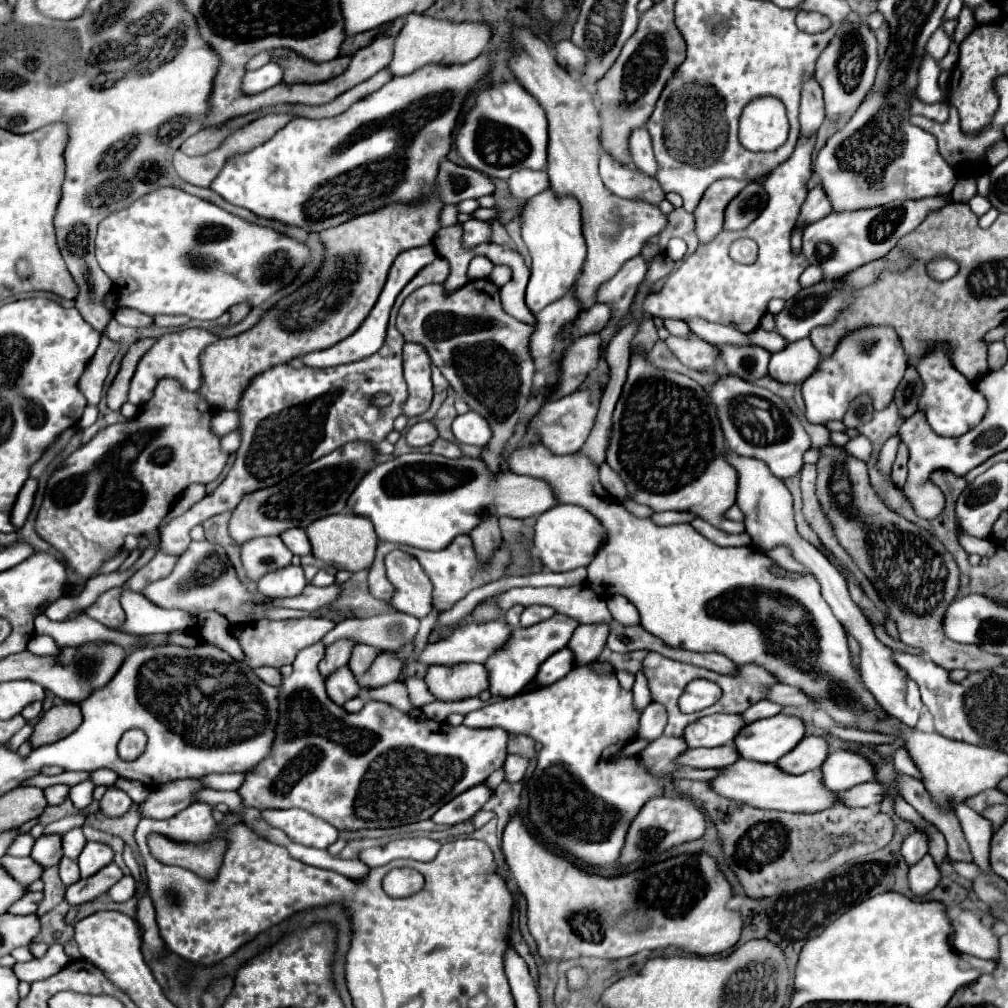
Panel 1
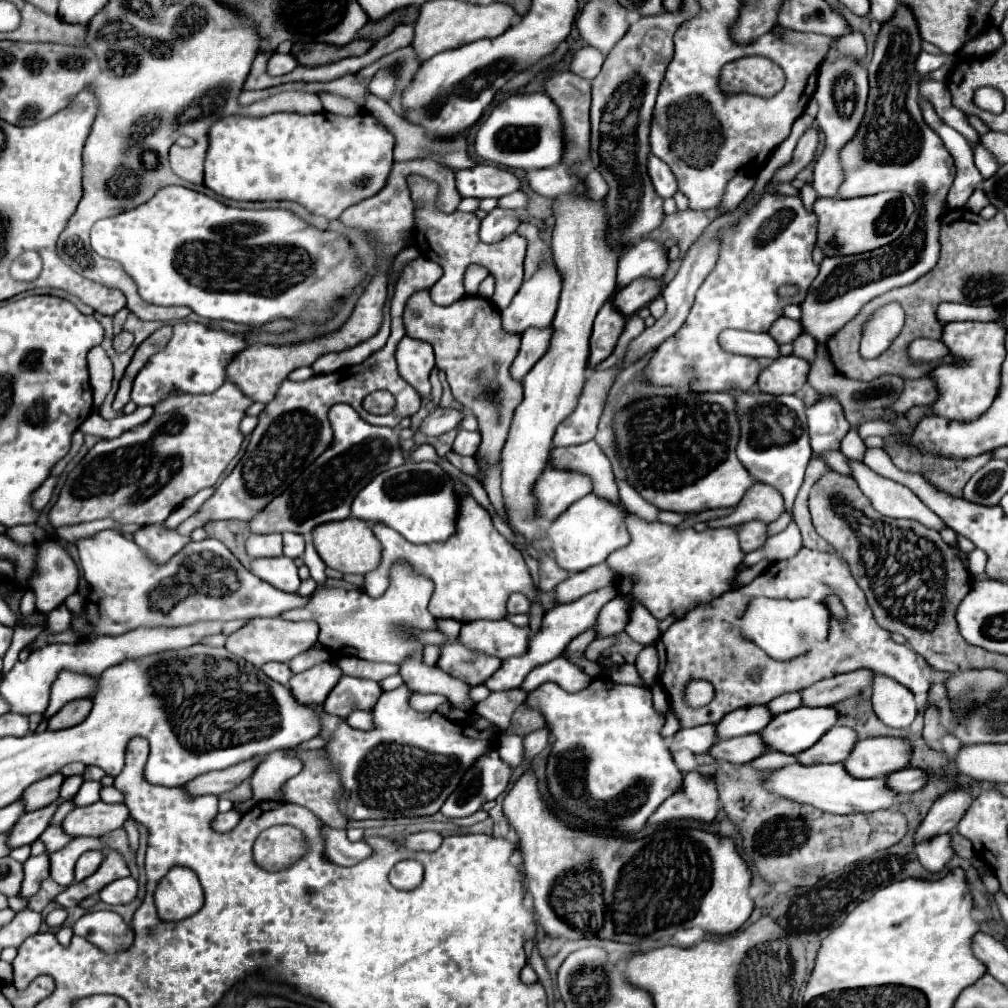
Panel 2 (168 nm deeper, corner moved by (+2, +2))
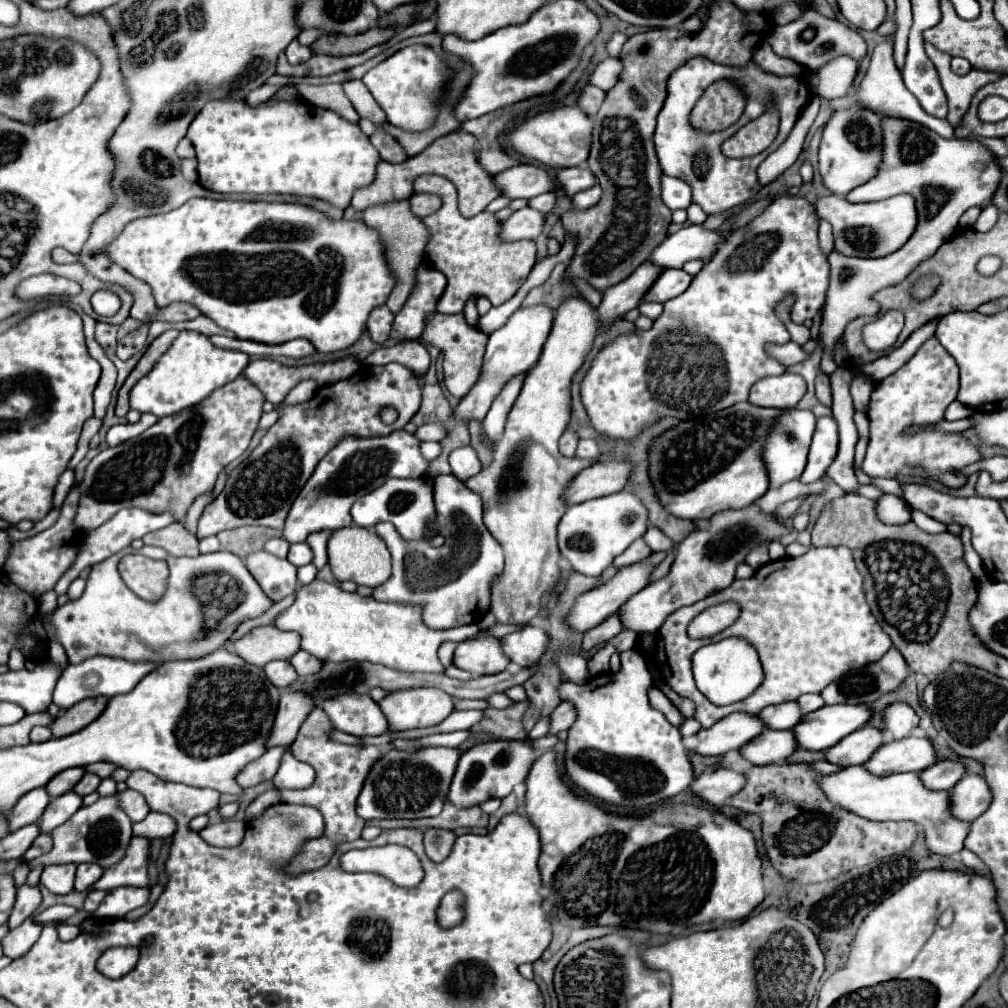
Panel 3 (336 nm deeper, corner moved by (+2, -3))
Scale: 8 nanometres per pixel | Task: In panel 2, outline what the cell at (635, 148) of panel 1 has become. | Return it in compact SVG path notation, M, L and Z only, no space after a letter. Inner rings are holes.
M650 154L650 158L648 158L648 174L652 178L652 184L654 184L656 192L662 198L670 198L678 190L676 178L672 176L670 168L660 158L654 158L654 154Z

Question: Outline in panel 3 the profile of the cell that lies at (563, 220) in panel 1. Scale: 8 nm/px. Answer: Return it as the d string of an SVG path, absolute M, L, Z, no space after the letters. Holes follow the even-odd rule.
M544 305L540 307L528 307L528 309L518 309L502 329L494 331L488 339L488 345L486 345L486 353L484 353L484 363L482 363L482 373L480 373L480 379L478 383L470 389L470 393L460 401L460 405L456 407L456 417L458 419L478 419L482 421L492 405L492 401L498 397L498 393L502 391L502 387L506 387L506 383L510 379L514 379L516 375L522 375L522 373L528 373L540 353L542 353L542 347L546 343L546 337L550 333L550 327L552 327L552 311Z

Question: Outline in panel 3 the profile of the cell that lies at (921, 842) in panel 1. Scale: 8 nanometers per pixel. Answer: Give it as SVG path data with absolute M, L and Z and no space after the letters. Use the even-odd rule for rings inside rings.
M964 775L950 791L950 799L952 815L958 815L962 821L974 821L988 809L992 791L982 775Z

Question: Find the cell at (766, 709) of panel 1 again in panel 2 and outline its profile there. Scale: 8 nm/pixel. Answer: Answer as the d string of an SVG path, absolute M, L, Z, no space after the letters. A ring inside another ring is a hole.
M792 692L792 694L782 694L774 700L770 700L766 706L770 706L772 714L780 714L780 712L788 712L788 710L794 710L794 708L802 706L802 700L800 700L798 692Z

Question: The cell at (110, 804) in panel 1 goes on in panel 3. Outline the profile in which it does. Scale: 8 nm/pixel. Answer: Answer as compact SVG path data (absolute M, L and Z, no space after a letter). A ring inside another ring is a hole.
M118 795L100 797L96 803L78 809L66 823L56 827L52 833L54 847L50 853L28 861L28 869L34 867L48 867L48 865L60 865L60 863L98 863L100 867L108 869L114 863L122 861L126 855L126 847L132 839L132 821L120 807Z

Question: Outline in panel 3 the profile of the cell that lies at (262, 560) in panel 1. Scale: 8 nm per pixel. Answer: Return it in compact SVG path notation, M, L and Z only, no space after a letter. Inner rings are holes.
M270 539L270 541L264 545L264 549L266 549L268 553L276 555L276 557L286 557L286 553L288 553L288 549L290 549L290 543L288 543L286 539Z

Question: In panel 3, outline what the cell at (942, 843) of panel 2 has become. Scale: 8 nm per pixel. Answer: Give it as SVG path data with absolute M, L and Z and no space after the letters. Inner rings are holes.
M854 765L842 769L840 773L822 777L820 787L830 801L872 821L892 821L894 815L912 817L912 821L918 821L924 827L926 843L932 853L950 857L960 853L964 847L964 839L968 835L970 823L956 819L950 813L948 791L926 789L920 779L920 773L896 773L896 775L880 777L866 771L862 765Z

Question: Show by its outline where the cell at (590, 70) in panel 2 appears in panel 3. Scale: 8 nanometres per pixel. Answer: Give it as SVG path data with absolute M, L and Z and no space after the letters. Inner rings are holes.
M610 57L596 67L596 71L590 77L590 83L604 91L610 91L610 87L614 87L614 83L618 83L620 73L622 73L622 61Z

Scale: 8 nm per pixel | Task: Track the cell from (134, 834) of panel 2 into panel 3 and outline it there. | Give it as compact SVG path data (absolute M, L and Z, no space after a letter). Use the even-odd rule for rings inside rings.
M128 789L128 791L120 793L120 801L122 801L124 811L128 813L128 817L134 823L136 821L142 821L150 813L150 807L148 807L146 799L142 795L138 795L138 791L134 791L134 789Z

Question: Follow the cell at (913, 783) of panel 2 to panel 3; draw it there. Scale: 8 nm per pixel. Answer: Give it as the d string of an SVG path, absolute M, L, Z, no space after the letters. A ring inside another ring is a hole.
M938 761L926 771L922 771L922 781L928 789L948 791L952 789L966 773L966 765L962 761Z

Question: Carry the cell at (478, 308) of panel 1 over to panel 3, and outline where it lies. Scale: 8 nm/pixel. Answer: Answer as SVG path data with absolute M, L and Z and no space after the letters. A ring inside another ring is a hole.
M438 313L430 319L422 339L438 347L444 353L444 383L454 397L462 399L470 391L470 387L478 381L480 367L482 367L482 355L484 355L488 337L482 331L470 327L464 315L440 315Z

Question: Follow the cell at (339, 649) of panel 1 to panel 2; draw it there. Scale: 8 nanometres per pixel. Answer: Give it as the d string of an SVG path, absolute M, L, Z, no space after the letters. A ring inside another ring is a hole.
M322 662L308 668L306 672L294 674L290 678L290 690L300 704L322 704L340 676L342 670L334 662Z

